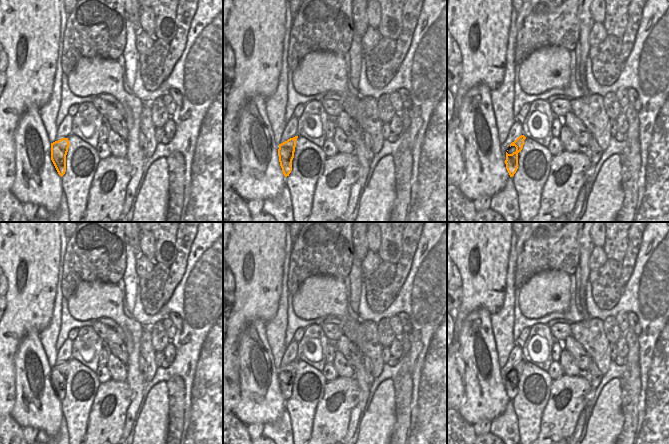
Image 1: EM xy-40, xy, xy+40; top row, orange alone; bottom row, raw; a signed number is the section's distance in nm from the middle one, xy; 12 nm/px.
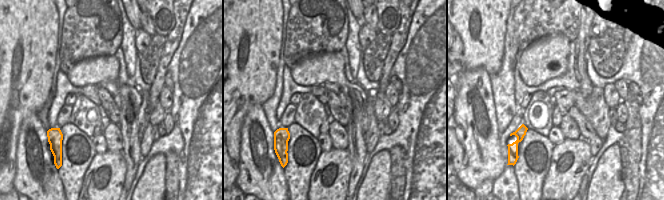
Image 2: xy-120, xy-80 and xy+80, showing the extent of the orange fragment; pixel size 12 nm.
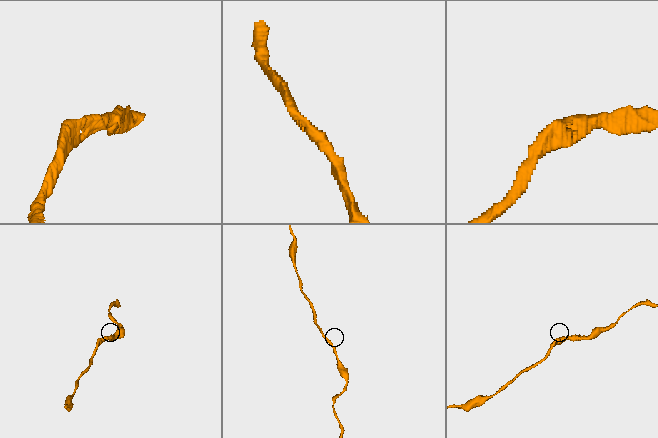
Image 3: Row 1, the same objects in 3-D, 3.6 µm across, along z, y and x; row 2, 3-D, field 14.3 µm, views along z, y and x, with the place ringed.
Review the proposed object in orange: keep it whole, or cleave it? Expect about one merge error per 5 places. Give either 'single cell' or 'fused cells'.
single cell

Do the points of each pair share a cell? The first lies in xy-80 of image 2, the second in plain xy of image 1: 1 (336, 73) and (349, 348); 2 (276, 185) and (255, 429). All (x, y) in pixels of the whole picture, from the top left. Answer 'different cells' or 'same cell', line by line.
1: different cells
2: different cells

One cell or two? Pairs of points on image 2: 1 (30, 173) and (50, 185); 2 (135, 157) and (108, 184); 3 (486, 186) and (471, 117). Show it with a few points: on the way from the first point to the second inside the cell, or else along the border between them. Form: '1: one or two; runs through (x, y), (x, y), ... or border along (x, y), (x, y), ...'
1: one; runs through (35, 176), (45, 185)
2: two; border along (121, 151), (125, 162), (125, 177), (122, 189)
3: two; border along (493, 180), (486, 179), (474, 189)

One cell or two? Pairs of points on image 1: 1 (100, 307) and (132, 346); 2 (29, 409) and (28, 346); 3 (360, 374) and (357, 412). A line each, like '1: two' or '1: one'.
1: one
2: one
3: one

